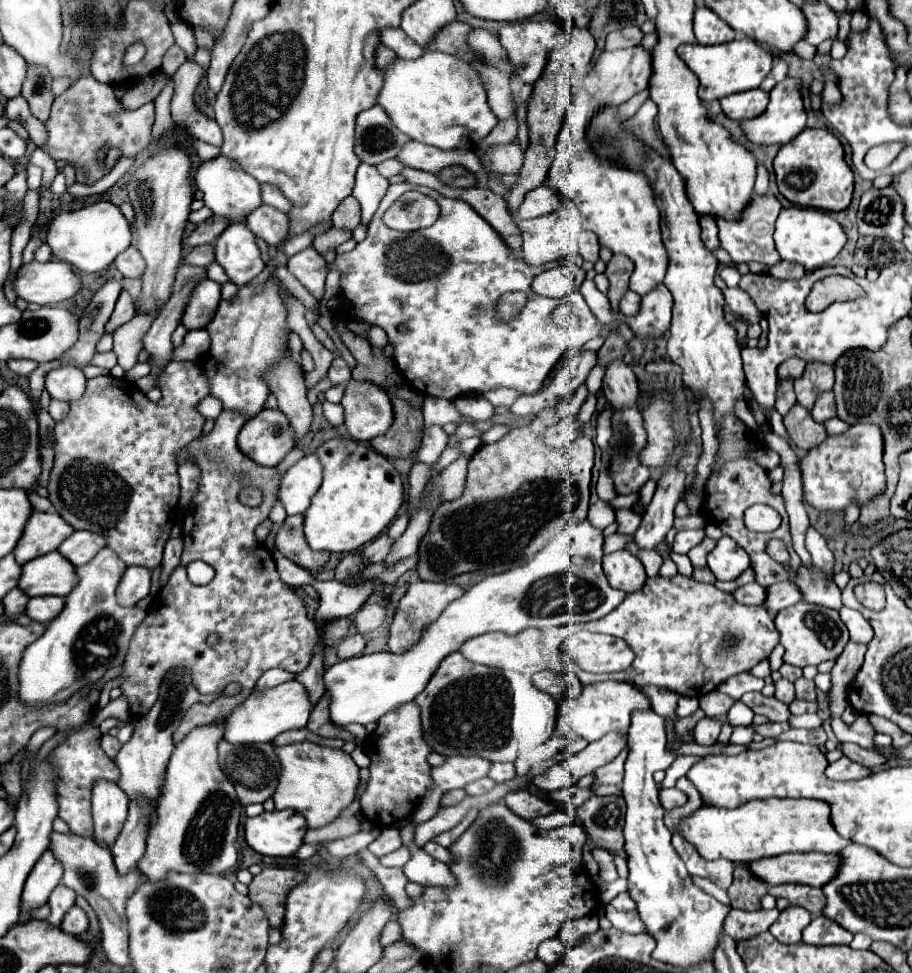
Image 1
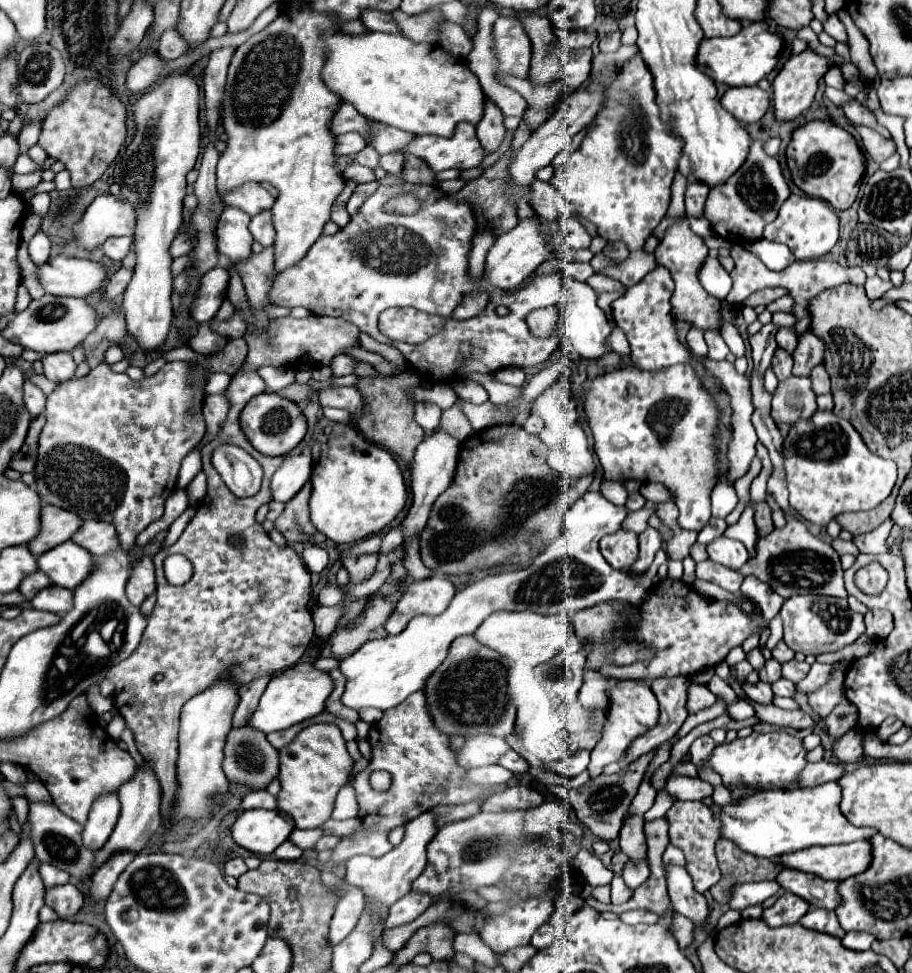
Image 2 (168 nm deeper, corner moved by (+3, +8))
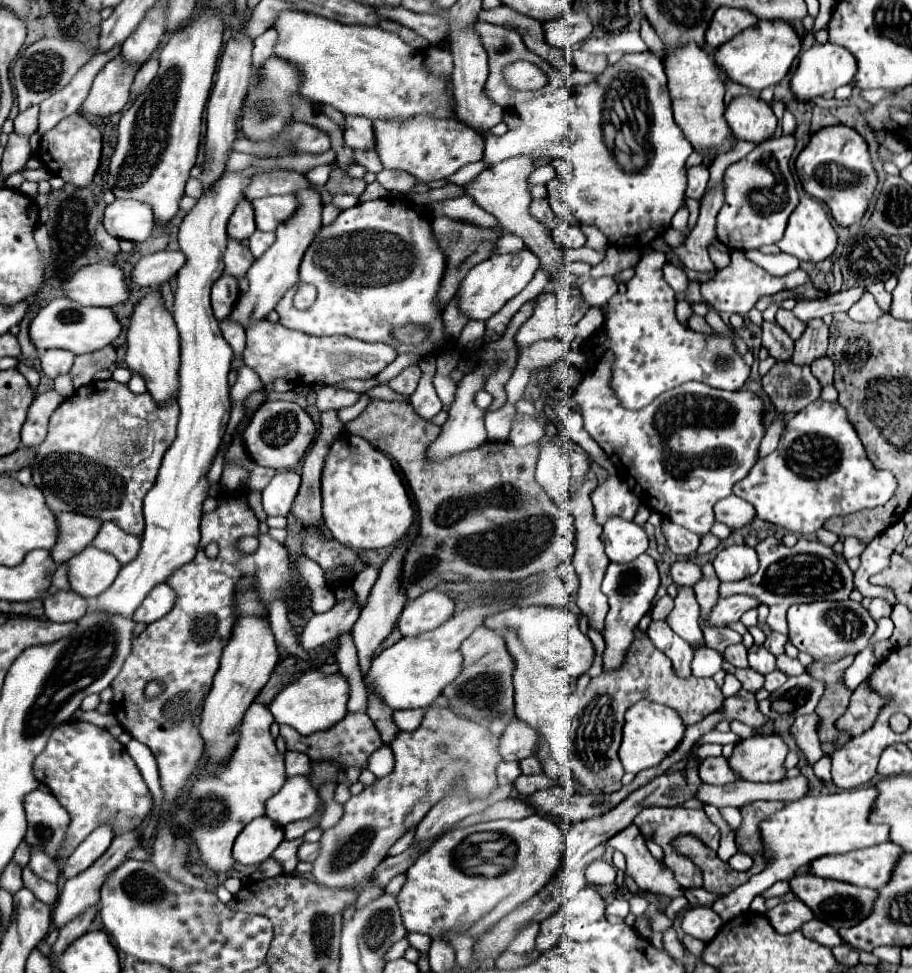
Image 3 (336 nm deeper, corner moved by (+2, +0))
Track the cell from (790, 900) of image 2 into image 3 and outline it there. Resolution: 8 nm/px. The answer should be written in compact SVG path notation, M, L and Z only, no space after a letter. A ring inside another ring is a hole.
M793 899L789 903L779 903L777 907L769 909L767 919L777 933L791 933L801 929L803 923L811 921L813 911L809 911L809 907L803 901Z

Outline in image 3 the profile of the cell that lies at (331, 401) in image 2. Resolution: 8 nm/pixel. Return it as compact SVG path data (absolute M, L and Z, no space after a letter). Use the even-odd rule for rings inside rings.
M331 385L323 387L319 393L317 393L317 409L319 413L325 413L325 411L339 411L343 407L351 407L357 403L361 395L359 393L353 393L353 391L343 391L343 389L335 389Z

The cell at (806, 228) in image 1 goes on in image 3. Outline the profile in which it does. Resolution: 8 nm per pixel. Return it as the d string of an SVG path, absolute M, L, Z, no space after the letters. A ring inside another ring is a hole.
M803 197L799 201L799 205L795 207L795 211L789 217L785 235L781 237L779 243L775 243L781 251L795 255L799 261L811 261L811 263L819 263L823 259L827 259L835 247L837 247L837 231L827 215L827 209L821 201L813 199L813 197Z

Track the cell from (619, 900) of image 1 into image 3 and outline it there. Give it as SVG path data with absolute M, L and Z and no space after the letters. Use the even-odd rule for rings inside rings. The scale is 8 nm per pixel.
M613 899L609 905L607 905L607 911L611 915L617 915L617 917L627 917L629 913L629 903L625 899Z

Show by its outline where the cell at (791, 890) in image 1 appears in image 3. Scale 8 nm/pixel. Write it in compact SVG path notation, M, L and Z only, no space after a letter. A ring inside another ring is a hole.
M795 875L789 881L789 885L791 885L791 891L795 893L795 897L799 897L815 913L817 919L825 921L833 929L853 927L859 921L863 921L871 913L873 901L877 897L877 891L875 889L855 887L855 885L849 885L849 883L821 879L821 877L815 877L815 875Z

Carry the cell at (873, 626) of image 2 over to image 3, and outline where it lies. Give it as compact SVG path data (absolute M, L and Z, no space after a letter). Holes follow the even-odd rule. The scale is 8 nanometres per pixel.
M863 599L861 605L865 605L869 609L869 615L879 621L881 617L889 617L891 615L891 605L885 603L883 599Z

